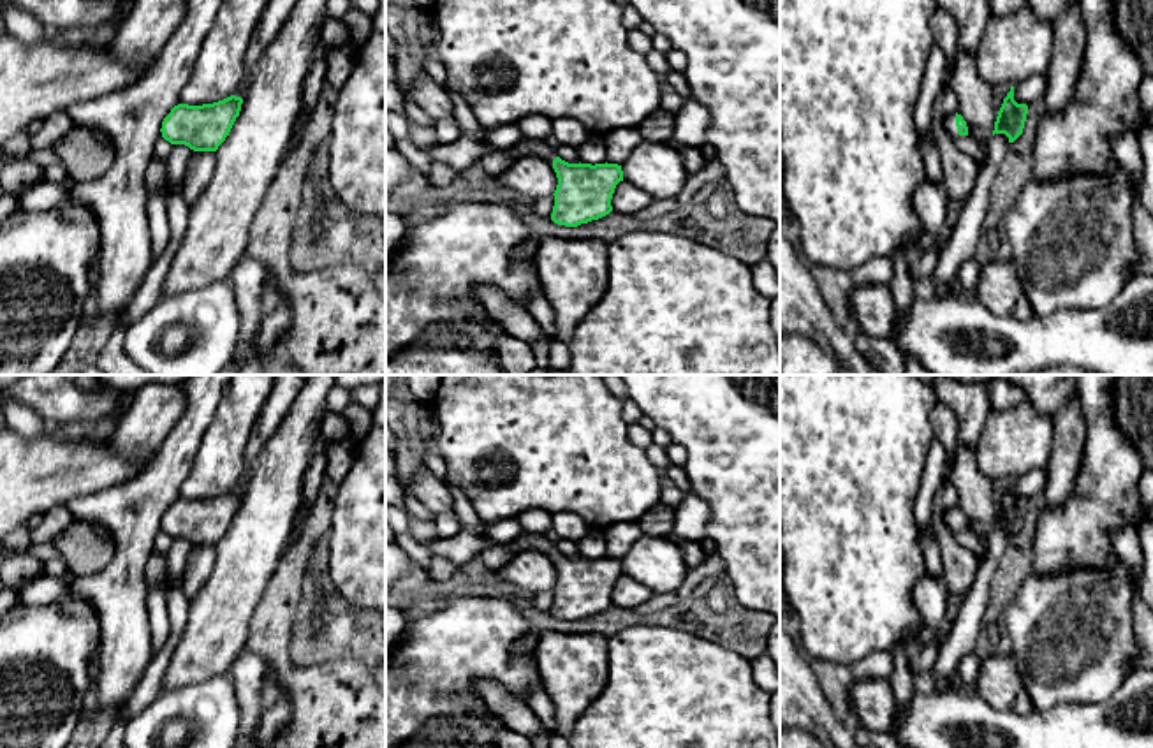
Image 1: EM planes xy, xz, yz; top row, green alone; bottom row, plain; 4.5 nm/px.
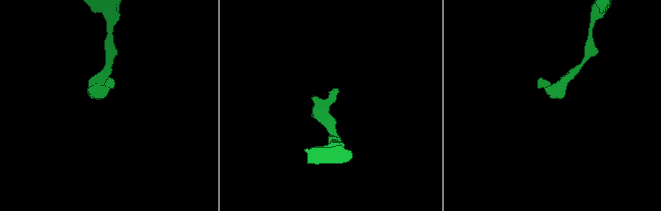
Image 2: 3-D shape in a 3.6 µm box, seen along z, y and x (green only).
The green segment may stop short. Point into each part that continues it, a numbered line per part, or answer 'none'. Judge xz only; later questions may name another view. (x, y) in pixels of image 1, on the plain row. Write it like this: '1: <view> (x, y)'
none

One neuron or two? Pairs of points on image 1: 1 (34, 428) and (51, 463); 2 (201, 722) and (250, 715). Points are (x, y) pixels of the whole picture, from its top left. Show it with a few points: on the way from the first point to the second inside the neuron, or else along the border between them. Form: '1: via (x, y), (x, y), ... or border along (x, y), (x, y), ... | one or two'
1: border along (46, 426), (36, 437), (18, 435) | two
2: border along (231, 676), (240, 710), (240, 729) | two

